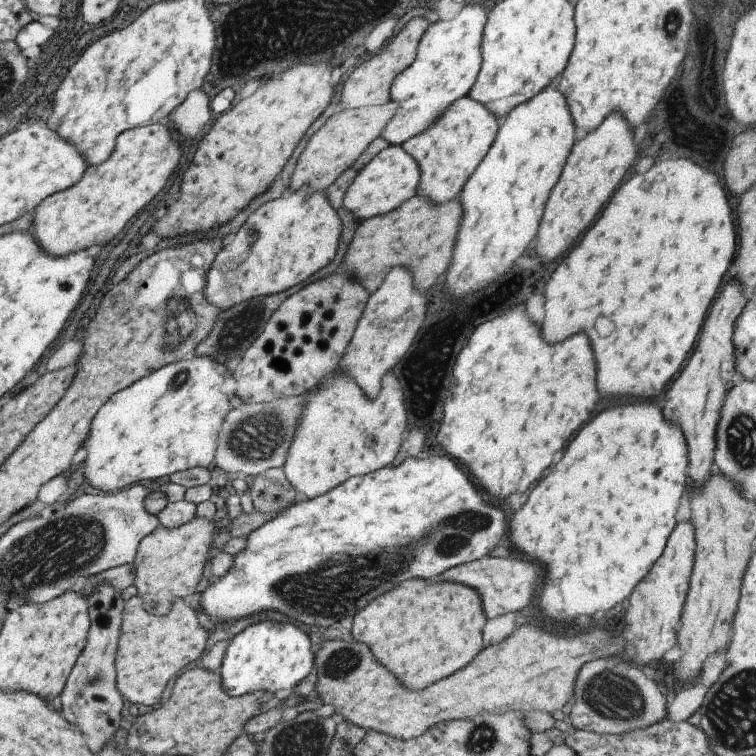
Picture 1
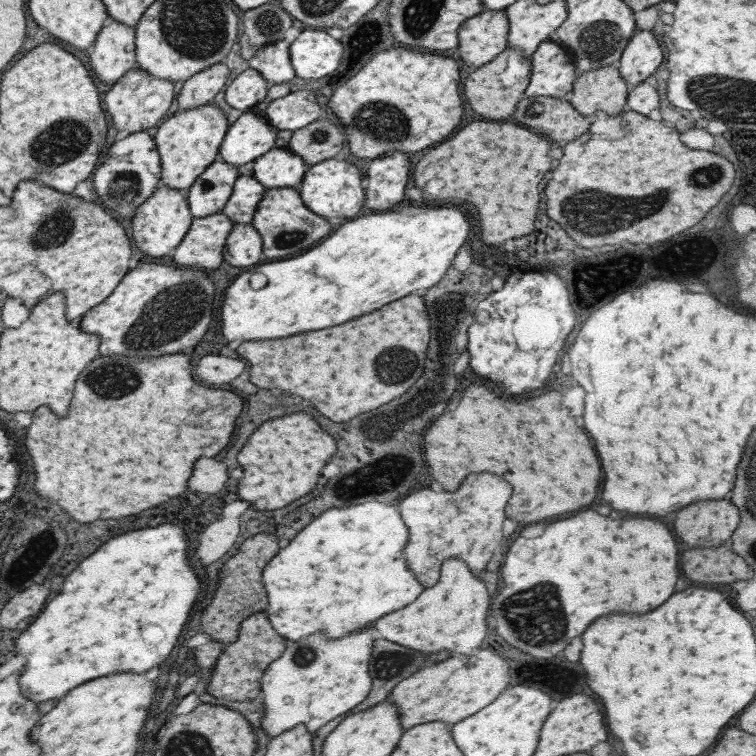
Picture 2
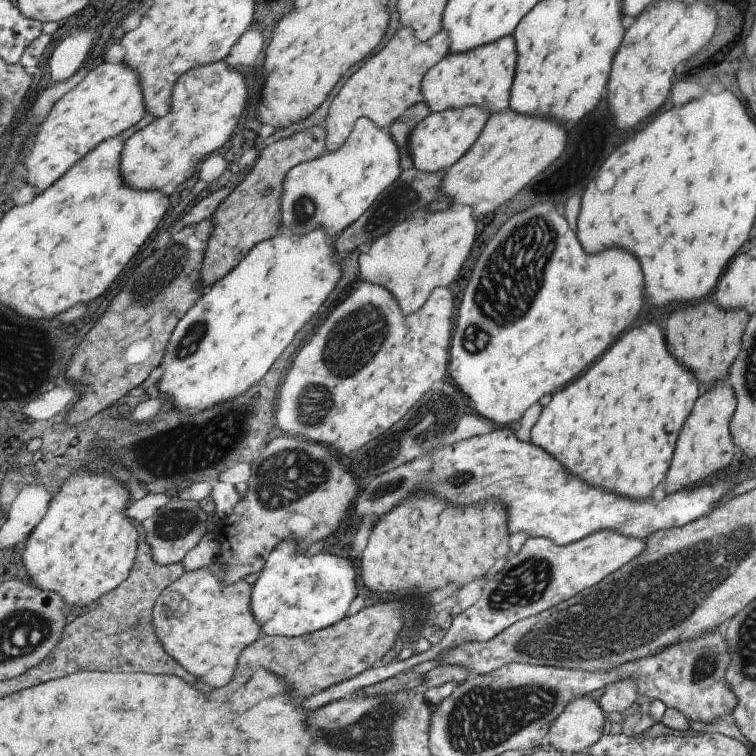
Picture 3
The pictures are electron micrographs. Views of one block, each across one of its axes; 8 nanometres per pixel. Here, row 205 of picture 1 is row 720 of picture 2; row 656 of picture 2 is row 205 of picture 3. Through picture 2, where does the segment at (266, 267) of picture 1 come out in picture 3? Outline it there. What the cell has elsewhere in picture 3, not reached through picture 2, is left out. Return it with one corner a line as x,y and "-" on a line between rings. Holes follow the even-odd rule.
367,117
358,118
338,149
286,172
279,197
281,228
296,237
319,228
333,240
399,176
398,156
399,150
389,132
378,129

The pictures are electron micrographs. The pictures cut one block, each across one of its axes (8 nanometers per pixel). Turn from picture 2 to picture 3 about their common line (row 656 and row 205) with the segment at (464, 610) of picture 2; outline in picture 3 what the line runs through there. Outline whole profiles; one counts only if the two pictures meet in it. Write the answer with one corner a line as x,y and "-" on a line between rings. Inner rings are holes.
455,205
435,213
426,214
424,211
421,210
407,220
399,221
382,237
376,238
373,243
365,247
358,256
359,278
388,290
397,300
400,311
405,316
419,310
434,288
449,286
457,278
475,240
475,220
471,218
471,207

